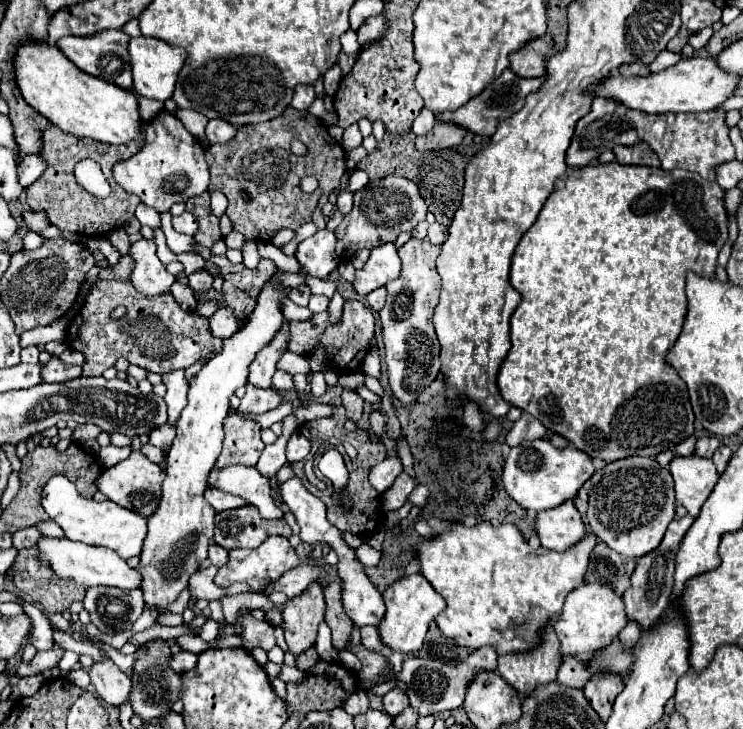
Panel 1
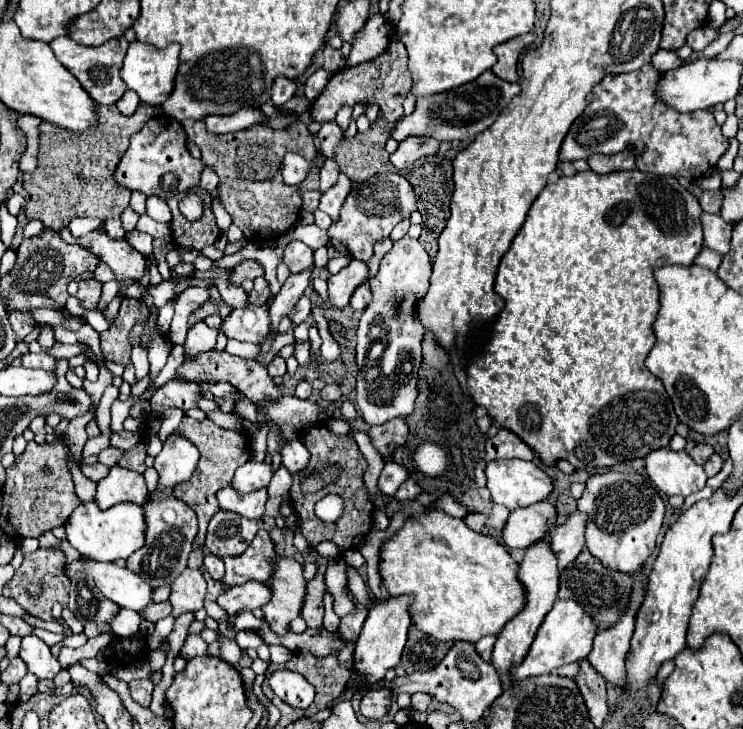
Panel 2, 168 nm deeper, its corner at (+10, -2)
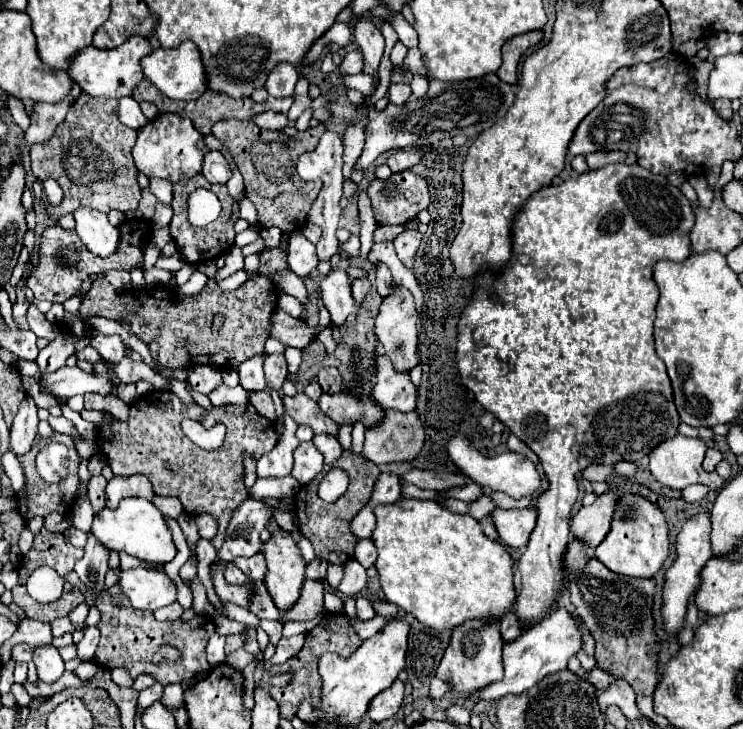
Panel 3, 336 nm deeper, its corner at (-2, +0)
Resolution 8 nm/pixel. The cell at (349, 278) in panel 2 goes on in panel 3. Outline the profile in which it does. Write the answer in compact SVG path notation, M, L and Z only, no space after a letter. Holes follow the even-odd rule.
M336 269L328 277L324 277L320 289L322 289L322 301L330 311L336 327L342 327L350 315L356 315L352 281L344 269Z

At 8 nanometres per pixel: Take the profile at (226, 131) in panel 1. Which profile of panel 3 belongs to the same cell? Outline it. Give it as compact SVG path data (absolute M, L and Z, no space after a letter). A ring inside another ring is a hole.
M262 111L262 113L254 115L252 121L260 129L270 129L270 131L282 131L288 125L288 117L284 113L276 113L276 111Z

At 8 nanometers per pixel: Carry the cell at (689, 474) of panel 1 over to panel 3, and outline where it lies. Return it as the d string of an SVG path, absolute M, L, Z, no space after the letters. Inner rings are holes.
M678 433L676 439L666 439L664 443L660 443L660 447L656 447L656 451L652 451L652 455L648 455L650 457L650 471L662 485L666 485L674 491L682 491L682 489L686 489L688 485L694 485L694 483L708 485L712 491L720 489L726 481L720 479L720 475L716 475L716 473L704 471L704 467L702 467L704 453L706 453L704 441L684 437L684 435Z

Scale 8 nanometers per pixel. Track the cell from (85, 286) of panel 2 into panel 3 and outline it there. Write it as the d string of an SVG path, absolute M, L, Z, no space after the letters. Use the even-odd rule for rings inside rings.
M258 275L242 283L236 291L224 293L220 291L216 281L208 281L202 293L192 299L184 299L180 305L174 305L176 291L166 287L142 287L128 289L118 293L106 279L98 277L92 283L92 289L82 301L80 317L102 315L106 319L126 317L132 323L132 331L144 343L150 343L158 337L160 343L160 365L166 367L190 367L190 365L216 365L226 367L228 359L242 363L254 355L264 353L264 343L268 339L268 319L276 309L276 285L272 279ZM216 313L224 313L226 321L220 333L212 331L212 317Z

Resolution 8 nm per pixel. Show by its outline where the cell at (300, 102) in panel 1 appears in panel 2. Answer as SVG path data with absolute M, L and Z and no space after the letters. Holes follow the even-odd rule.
M276 77L276 81L272 83L272 103L274 105L284 105L292 95L296 93L296 85L292 79L286 77Z

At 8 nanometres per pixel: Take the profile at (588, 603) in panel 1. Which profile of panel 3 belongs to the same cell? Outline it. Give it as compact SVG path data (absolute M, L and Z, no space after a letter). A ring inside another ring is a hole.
M560 607L552 611L544 623L538 623L536 627L522 633L518 639L504 645L504 679L500 683L494 683L492 687L486 687L484 691L478 691L472 695L472 699L500 699L508 693L522 693L534 687L544 675L554 671L564 671L570 657L576 657L582 649L582 631L578 625L576 615L572 615L566 607Z

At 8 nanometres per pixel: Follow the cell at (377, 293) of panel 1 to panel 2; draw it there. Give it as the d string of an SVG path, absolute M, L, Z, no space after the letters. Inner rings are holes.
M362 283L350 297L350 307L354 311L364 311L368 307L368 303L372 301L372 293L370 293L370 285Z

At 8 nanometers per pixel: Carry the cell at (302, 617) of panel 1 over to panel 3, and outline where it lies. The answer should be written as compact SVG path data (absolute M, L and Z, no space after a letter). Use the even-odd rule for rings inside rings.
M274 533L270 541L264 543L262 553L266 557L268 575L264 585L272 595L276 607L284 613L296 605L306 581L306 563L300 555L290 533Z

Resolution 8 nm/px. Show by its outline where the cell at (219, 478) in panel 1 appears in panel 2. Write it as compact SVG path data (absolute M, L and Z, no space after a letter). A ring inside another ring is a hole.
M248 461L240 469L236 469L234 479L232 479L232 487L242 493L250 493L250 491L262 489L262 487L268 487L270 479L272 479L272 465L270 463Z

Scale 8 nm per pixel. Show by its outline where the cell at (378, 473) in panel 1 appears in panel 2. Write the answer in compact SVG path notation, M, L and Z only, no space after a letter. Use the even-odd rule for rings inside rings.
M386 461L384 465L384 471L378 479L378 487L384 495L388 497L394 497L394 493L398 491L398 487L408 479L408 471L402 469L400 465L396 465L394 461Z

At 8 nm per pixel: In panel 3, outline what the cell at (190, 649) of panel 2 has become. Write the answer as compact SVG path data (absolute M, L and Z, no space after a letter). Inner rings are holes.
M112 585L108 591L104 591L96 603L96 607L102 613L102 621L98 623L98 629L102 633L102 639L96 649L96 663L108 669L124 668L130 671L132 677L138 677L140 673L152 675L158 683L182 683L188 681L196 675L206 675L210 669L210 663L206 659L206 643L214 635L214 623L206 615L194 615L192 621L182 623L182 621L166 621L160 623L154 619L152 611L138 611L134 609L128 599L122 599L120 605L114 605L110 601L110 593L120 593L116 585ZM118 617L118 625L110 625L110 619ZM162 645L172 645L180 651L180 659L174 663L160 663L156 665L152 657L156 651L160 651Z

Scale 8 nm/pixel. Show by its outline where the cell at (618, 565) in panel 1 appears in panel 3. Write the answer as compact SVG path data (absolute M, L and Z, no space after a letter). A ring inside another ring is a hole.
M596 557L588 561L582 573L576 573L568 585L570 601L576 607L576 615L584 621L588 631L596 641L596 659L600 669L610 669L614 675L626 677L628 683L634 687L638 695L652 695L656 689L656 655L658 655L658 641L654 637L654 619L652 619L652 599L654 599L654 579L640 579L640 577L624 577L610 571L604 563Z

